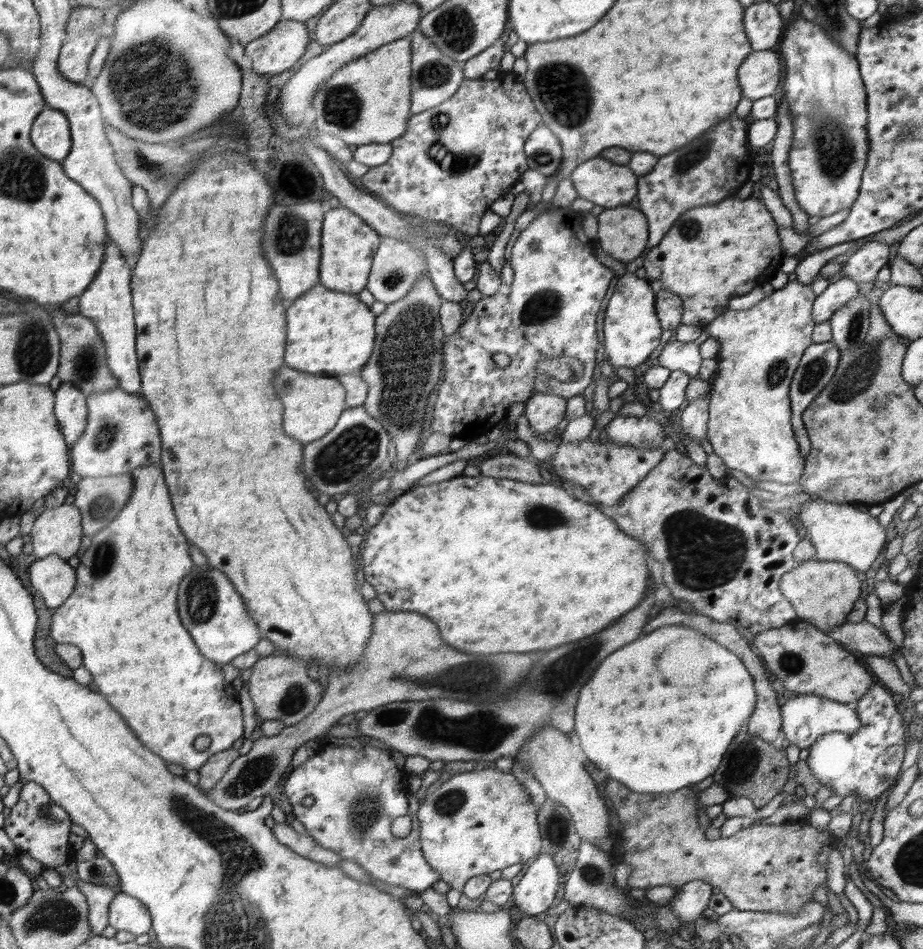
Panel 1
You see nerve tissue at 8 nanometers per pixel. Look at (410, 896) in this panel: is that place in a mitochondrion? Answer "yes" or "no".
no

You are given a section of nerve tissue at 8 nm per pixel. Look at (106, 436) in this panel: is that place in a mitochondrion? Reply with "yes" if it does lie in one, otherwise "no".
yes

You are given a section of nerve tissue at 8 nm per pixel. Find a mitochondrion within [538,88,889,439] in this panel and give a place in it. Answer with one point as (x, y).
(835, 148)

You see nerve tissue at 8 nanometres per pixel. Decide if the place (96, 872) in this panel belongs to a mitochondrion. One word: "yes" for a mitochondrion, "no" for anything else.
yes

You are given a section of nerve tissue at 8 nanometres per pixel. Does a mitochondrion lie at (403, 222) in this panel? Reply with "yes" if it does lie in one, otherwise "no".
no

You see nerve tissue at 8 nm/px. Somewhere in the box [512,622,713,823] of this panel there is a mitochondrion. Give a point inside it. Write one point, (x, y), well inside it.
(568, 669)

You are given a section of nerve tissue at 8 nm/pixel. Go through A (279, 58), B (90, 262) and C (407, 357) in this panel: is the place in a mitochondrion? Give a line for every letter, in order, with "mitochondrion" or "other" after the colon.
A: other
B: other
C: mitochondrion

